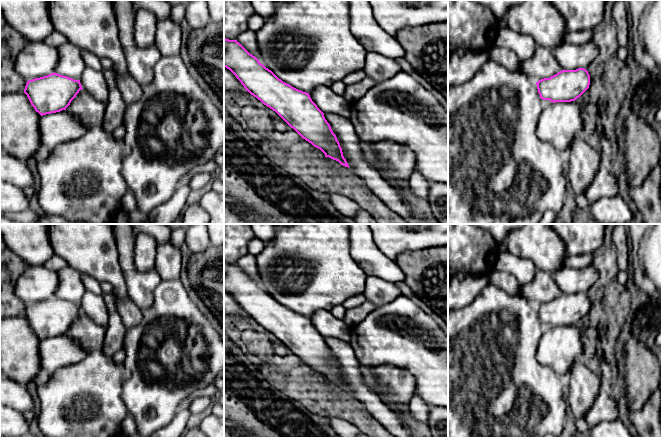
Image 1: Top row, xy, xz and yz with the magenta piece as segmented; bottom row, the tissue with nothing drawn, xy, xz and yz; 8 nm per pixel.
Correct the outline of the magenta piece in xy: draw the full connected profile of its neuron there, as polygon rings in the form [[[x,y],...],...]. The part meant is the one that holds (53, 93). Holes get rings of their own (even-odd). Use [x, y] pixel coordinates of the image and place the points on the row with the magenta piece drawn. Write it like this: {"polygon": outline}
{"polygon": [[[51,73],[27,81],[24,93],[41,116],[66,110],[82,90],[80,80]]]}

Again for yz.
{"polygon": [[[584,68],[562,70],[550,78],[536,82],[544,106],[556,102],[571,102],[579,98],[590,85],[590,75]]]}

